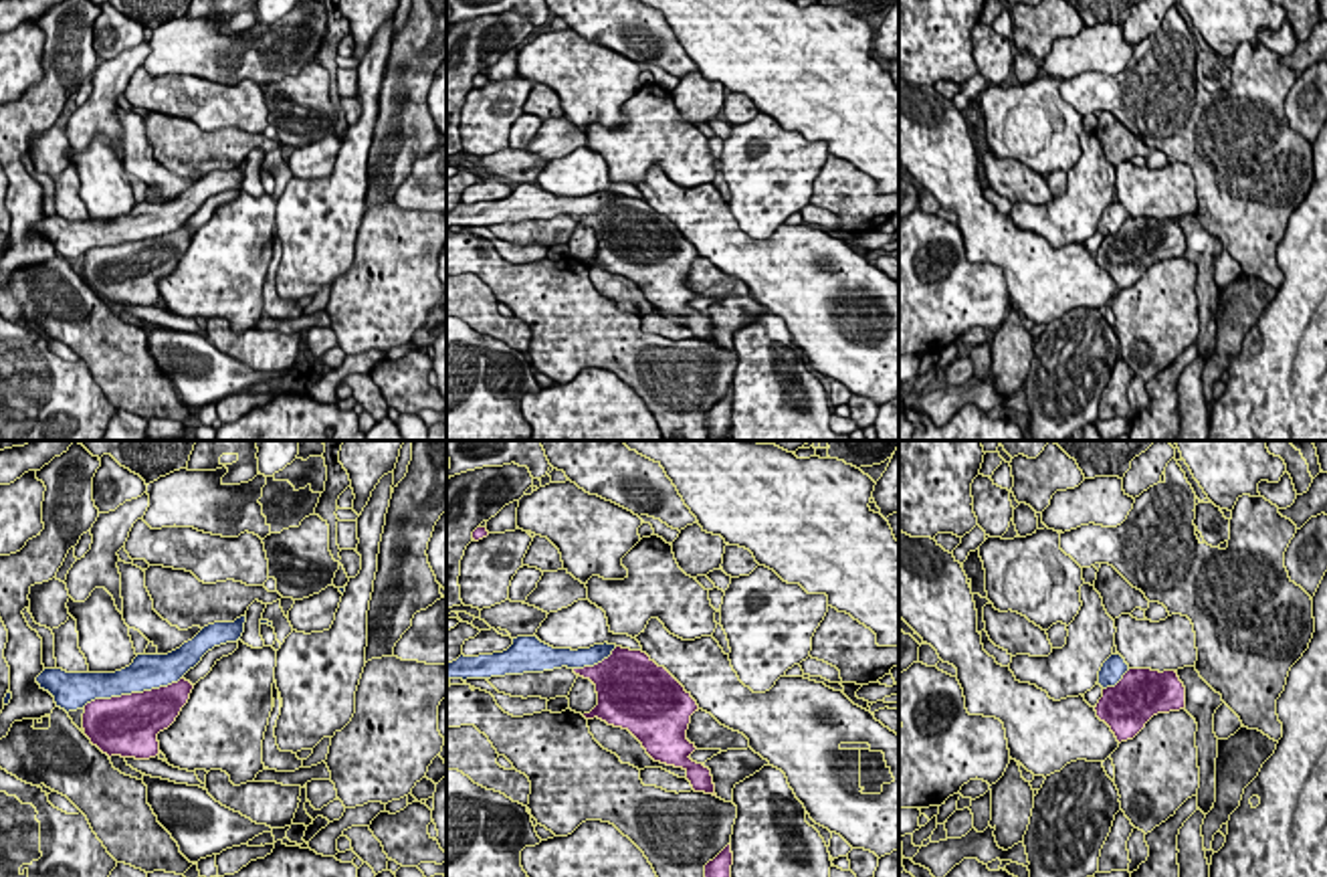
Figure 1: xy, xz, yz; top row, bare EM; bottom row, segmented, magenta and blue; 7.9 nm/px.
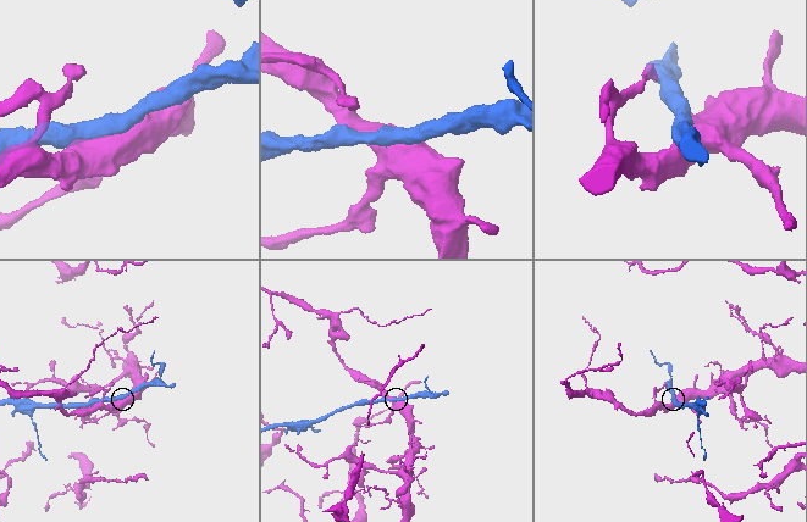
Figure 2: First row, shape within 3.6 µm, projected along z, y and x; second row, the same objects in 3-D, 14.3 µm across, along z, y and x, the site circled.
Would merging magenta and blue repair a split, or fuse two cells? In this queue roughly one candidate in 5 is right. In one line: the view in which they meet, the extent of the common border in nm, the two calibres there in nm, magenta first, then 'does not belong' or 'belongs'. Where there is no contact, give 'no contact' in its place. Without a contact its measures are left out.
xy | 850 nm | 480/280 nm | does not belong

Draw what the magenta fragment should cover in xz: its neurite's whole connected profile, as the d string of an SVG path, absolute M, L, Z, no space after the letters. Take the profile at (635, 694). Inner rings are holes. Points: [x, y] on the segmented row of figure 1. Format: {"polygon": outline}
{"polygon": "M616 647L602 663L574 673L596 685L598 705L586 719L628 729L654 762L683 768L695 792L717 796L711 770L689 758L697 748L687 729L699 705L665 667L642 651Z"}

